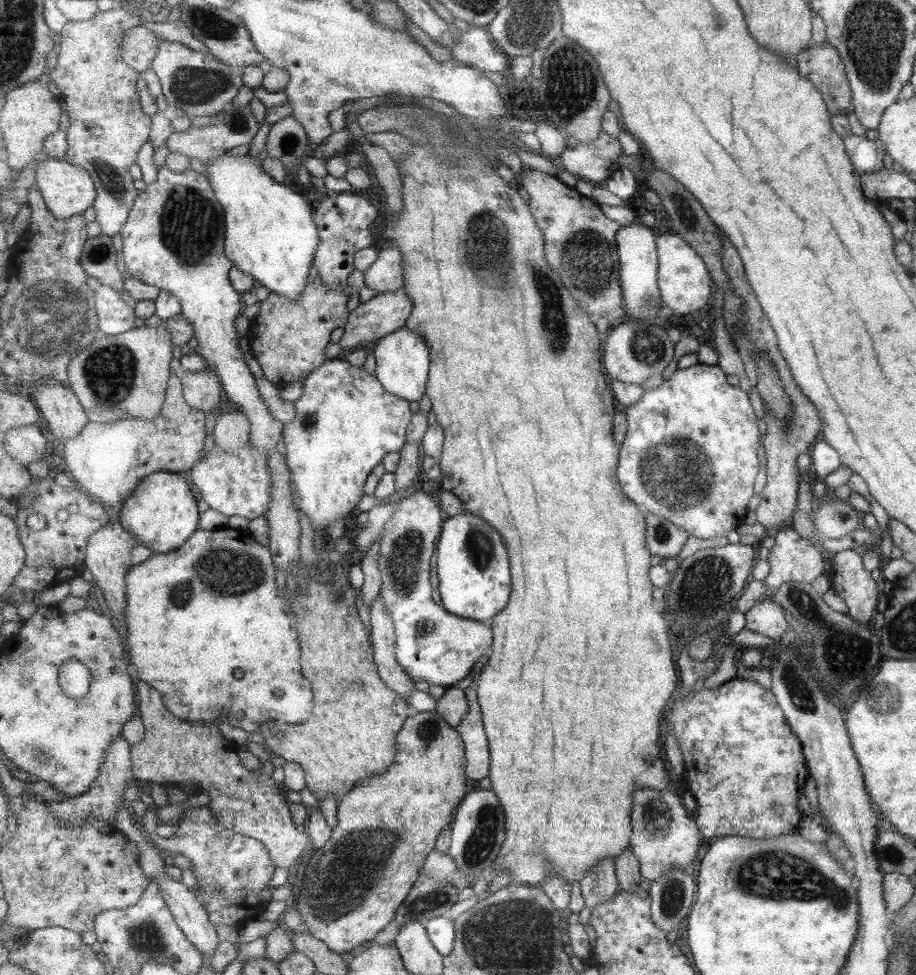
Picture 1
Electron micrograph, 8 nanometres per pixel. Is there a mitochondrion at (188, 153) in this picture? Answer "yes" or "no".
no

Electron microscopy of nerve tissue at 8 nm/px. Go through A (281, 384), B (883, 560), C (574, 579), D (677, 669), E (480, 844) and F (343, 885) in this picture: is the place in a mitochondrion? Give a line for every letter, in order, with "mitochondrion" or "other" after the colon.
A: other
B: other
C: other
D: other
E: mitochondrion
F: mitochondrion

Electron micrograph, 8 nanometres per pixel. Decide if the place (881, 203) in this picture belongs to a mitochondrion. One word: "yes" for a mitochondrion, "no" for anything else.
no

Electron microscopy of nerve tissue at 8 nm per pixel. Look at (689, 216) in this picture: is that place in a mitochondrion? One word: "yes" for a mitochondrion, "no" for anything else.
yes

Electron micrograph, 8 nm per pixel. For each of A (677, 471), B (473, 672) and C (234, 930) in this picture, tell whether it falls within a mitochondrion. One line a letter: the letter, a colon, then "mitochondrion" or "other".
A: mitochondrion
B: other
C: other

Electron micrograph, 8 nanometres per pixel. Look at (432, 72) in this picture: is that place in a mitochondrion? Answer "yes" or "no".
no

